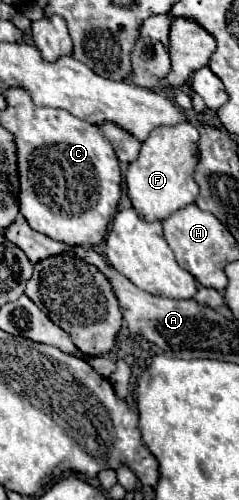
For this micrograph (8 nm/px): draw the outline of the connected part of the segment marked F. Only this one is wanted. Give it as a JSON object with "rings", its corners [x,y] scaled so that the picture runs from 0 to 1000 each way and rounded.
{"rings":[[[766,244],[732,256],[649,256],[649,264],[632,264],[632,272],[598,284],[573,324],[548,324],[523,348],[531,392],[598,440],[690,440],[699,432],[816,404],[833,384],[808,360],[808,340],[824,328],[824,280],[833,264]]]}

